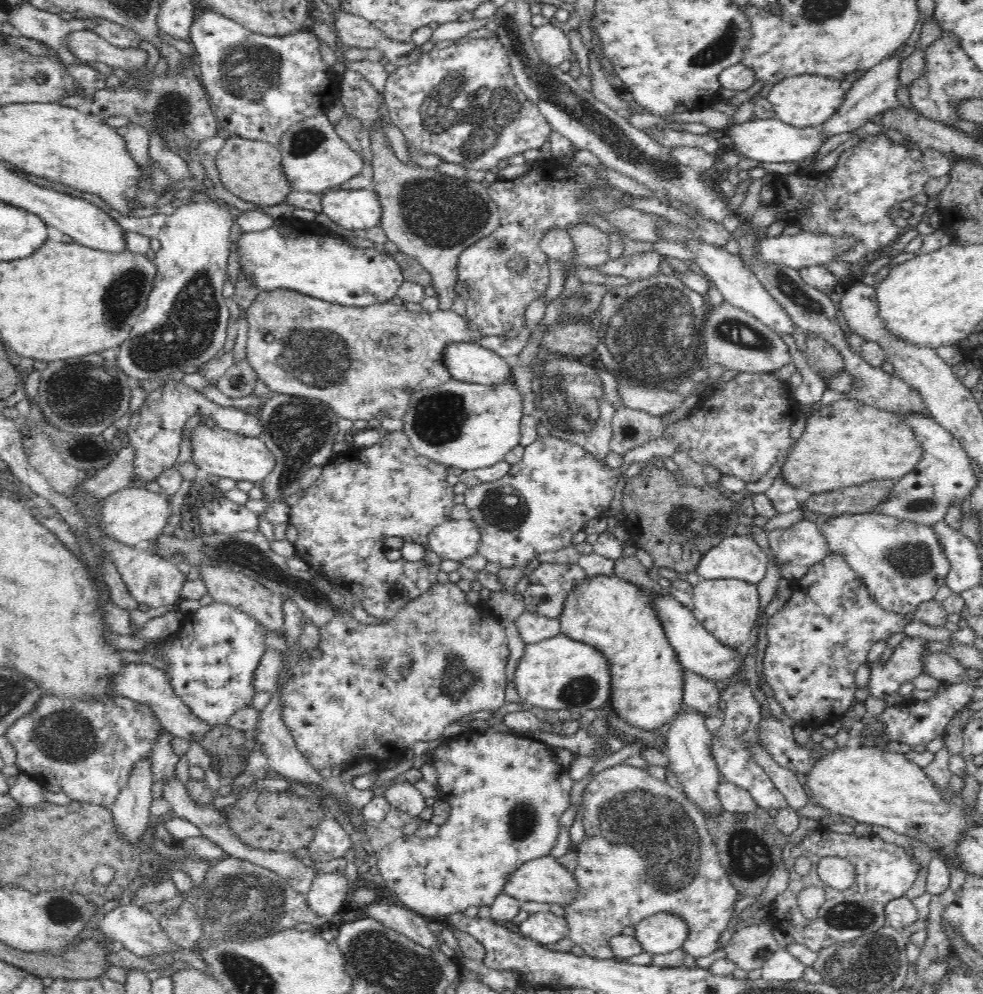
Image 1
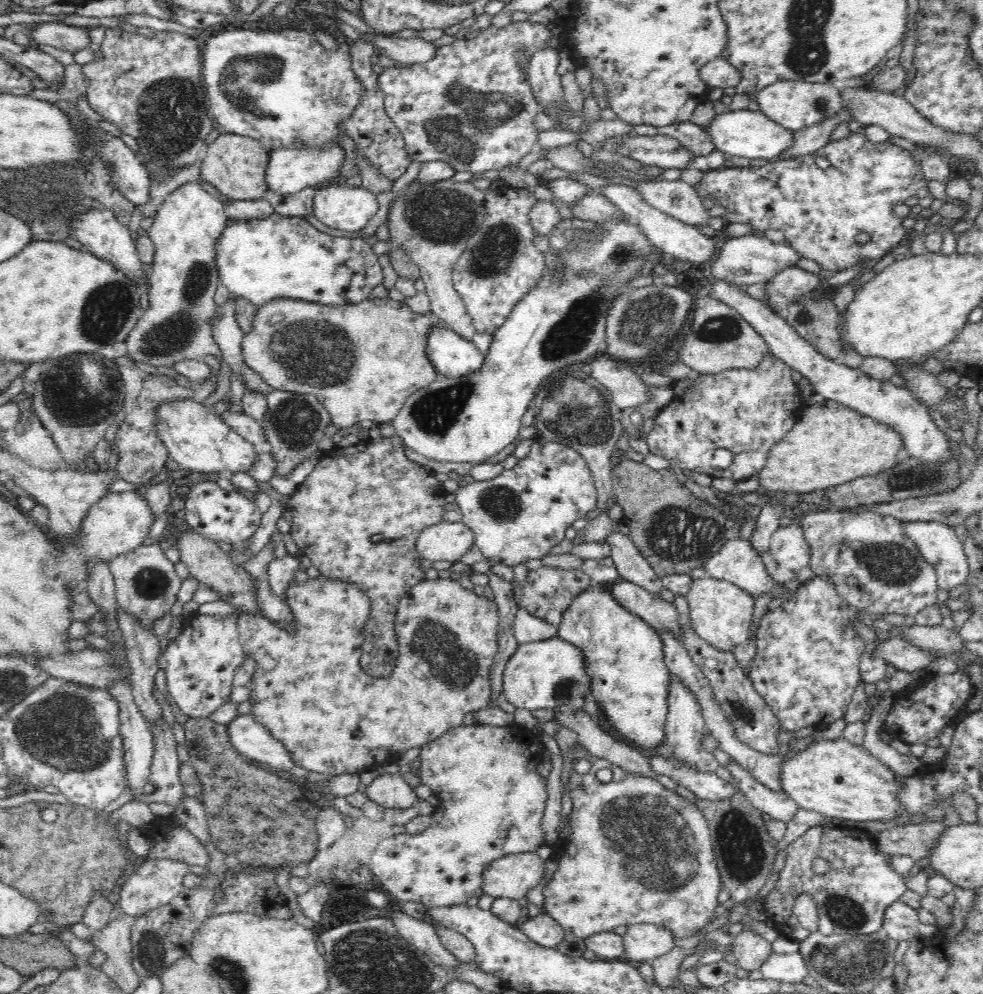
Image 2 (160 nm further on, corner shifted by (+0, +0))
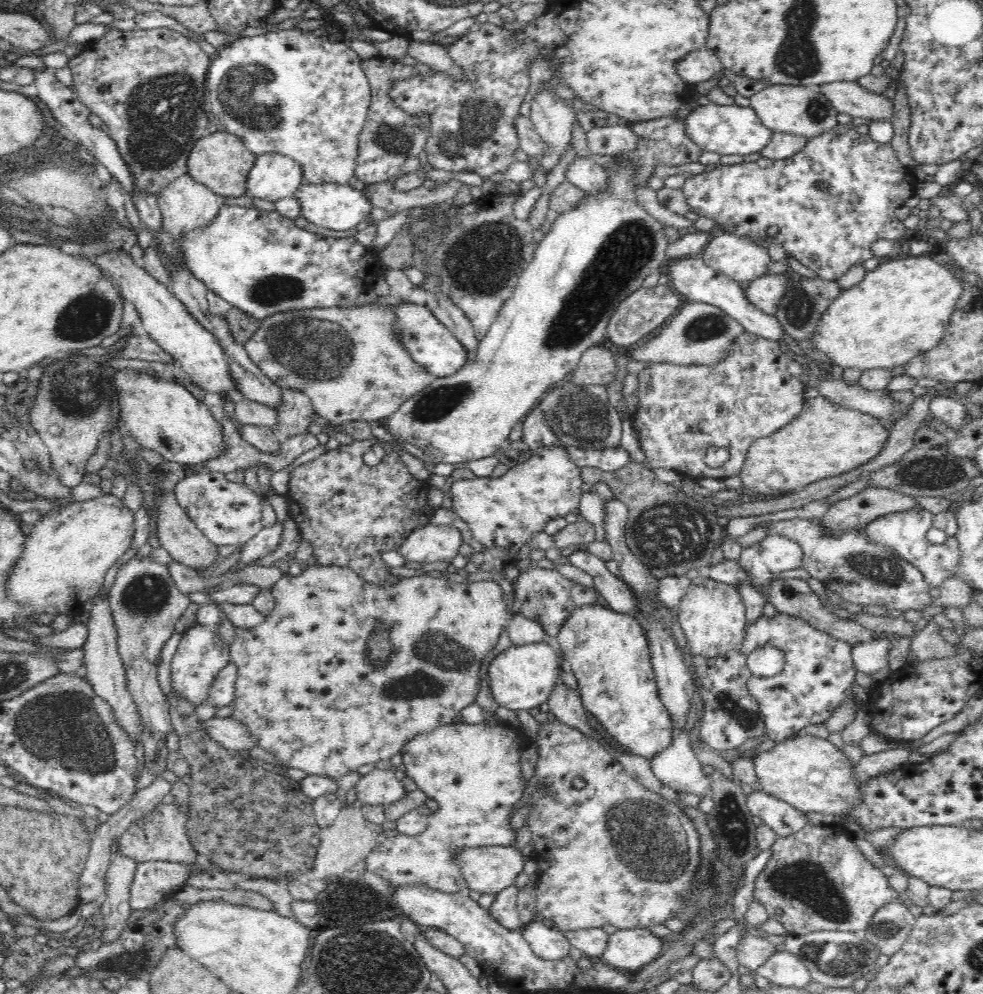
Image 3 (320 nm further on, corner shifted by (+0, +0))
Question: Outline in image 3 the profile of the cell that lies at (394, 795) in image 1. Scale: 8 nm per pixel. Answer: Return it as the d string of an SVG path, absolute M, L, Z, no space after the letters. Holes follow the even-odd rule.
M391 766L374 769L355 785L360 803L363 805L392 804L406 796L401 776L391 770Z

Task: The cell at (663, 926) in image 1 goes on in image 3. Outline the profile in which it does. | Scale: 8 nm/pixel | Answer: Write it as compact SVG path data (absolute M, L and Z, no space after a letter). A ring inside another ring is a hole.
M618 929L610 934L606 949L596 960L633 973L656 960L664 948L663 940L648 929Z

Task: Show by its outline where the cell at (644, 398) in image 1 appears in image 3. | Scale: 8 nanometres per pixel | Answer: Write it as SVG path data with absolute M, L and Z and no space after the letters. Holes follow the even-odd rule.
M592 345L586 349L570 378L570 384L608 386L616 374L614 353L609 348Z

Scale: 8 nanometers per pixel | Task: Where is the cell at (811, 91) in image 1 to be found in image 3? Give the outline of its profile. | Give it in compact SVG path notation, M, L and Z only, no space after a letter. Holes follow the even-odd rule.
M773 84L749 97L750 107L762 124L772 131L812 138L836 128L839 112L816 85L792 86Z

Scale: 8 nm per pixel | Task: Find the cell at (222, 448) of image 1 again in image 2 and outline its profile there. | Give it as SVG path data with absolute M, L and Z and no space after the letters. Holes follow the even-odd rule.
M192 397L158 405L157 415L155 425L158 438L161 438L170 456L181 469L205 472L213 476L229 476L247 472L258 458L254 444L234 432L221 415L214 413L214 409L196 402Z

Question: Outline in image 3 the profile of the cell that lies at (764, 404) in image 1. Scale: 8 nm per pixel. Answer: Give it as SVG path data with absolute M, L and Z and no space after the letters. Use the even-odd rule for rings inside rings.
M746 331L739 337L736 337L729 348L729 353L718 363L711 365L703 364L691 364L691 365L677 365L669 362L655 362L650 363L650 366L644 368L637 374L638 377L638 388L637 397L639 398L639 405L634 417L631 417L633 421L633 427L637 431L637 437L641 444L641 449L644 451L646 461L652 469L656 468L667 468L677 471L683 477L689 477L692 480L701 478L721 478L725 479L729 476L738 475L741 471L742 465L746 462L746 456L748 456L749 446L753 444L757 438L768 436L769 434L775 433L778 429L785 427L786 424L792 422L794 418L800 414L803 409L804 403L807 401L805 389L798 377L792 376L787 371L789 360L792 358L782 346L778 345L774 340L768 340L762 336L758 336ZM710 446L716 446L716 448L727 448L730 453L728 462L722 467L711 468L704 462L708 448Z

